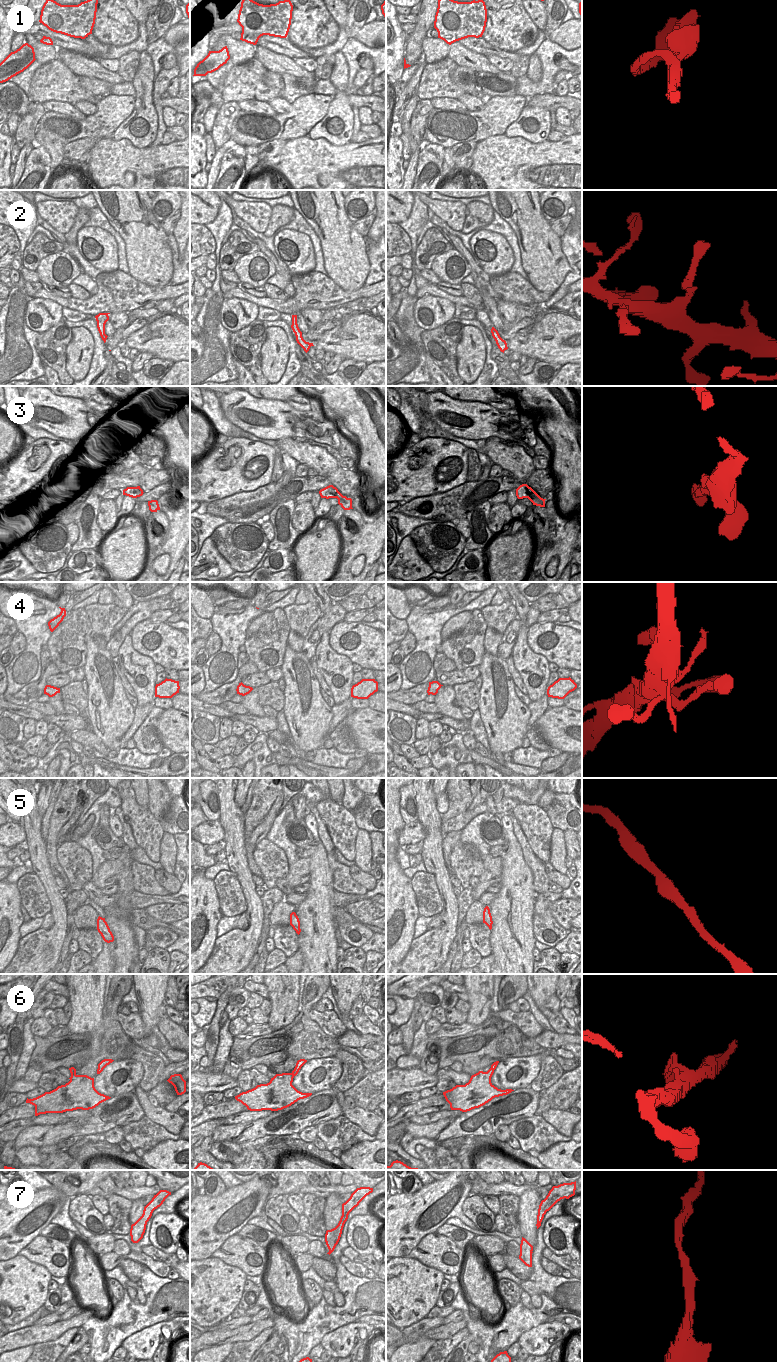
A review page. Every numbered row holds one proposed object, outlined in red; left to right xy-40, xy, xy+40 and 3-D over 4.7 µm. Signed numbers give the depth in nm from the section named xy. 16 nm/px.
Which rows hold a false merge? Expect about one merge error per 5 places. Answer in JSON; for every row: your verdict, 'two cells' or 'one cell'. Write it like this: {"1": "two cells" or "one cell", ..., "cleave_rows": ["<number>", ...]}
{"1": "one cell", "2": "one cell", "3": "one cell", "4": "one cell", "5": "one cell", "6": "one cell", "7": "one cell", "cleave_rows": []}

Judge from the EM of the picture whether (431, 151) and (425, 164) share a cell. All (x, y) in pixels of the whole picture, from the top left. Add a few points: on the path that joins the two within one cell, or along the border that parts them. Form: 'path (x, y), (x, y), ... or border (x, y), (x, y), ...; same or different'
path (431, 154), (428, 161); same

